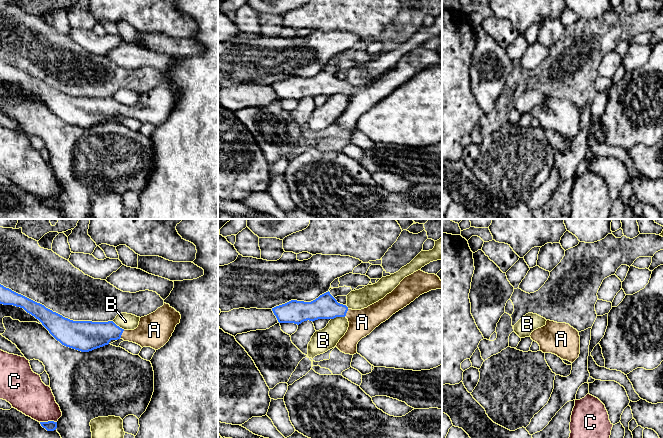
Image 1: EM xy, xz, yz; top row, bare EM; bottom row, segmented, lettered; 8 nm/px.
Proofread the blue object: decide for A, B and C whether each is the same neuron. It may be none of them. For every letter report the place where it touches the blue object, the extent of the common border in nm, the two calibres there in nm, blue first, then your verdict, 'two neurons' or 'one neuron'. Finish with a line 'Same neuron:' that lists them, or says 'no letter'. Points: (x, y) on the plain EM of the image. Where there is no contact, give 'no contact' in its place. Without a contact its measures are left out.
A: xy (121, 110) | 70 nm | 220/260 nm | one neuron
B: xz (337, 92) | 110 nm | 190/180 nm | two neurons
C: xy (48, 197) | 140 nm | 80/300 nm | two neurons
Same neuron: A

